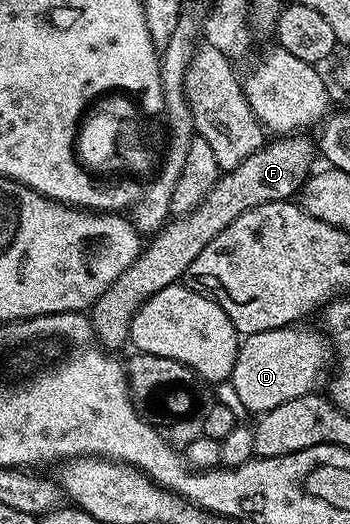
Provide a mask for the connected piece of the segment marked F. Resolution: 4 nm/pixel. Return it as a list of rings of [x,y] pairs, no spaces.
[[[306,133],[271,138],[252,157],[240,161],[234,171],[227,171],[219,178],[217,185],[186,215],[171,218],[162,230],[153,236],[154,239],[143,246],[141,254],[120,277],[116,277],[114,284],[94,302],[89,312],[90,322],[94,325],[94,332],[98,334],[98,341],[107,349],[127,346],[130,337],[130,322],[134,314],[160,289],[170,287],[185,276],[186,270],[200,257],[200,249],[212,241],[212,237],[219,235],[236,217],[248,213],[265,203],[281,203],[295,198],[294,194],[303,190],[304,184],[312,174],[316,159],[316,143]]]

